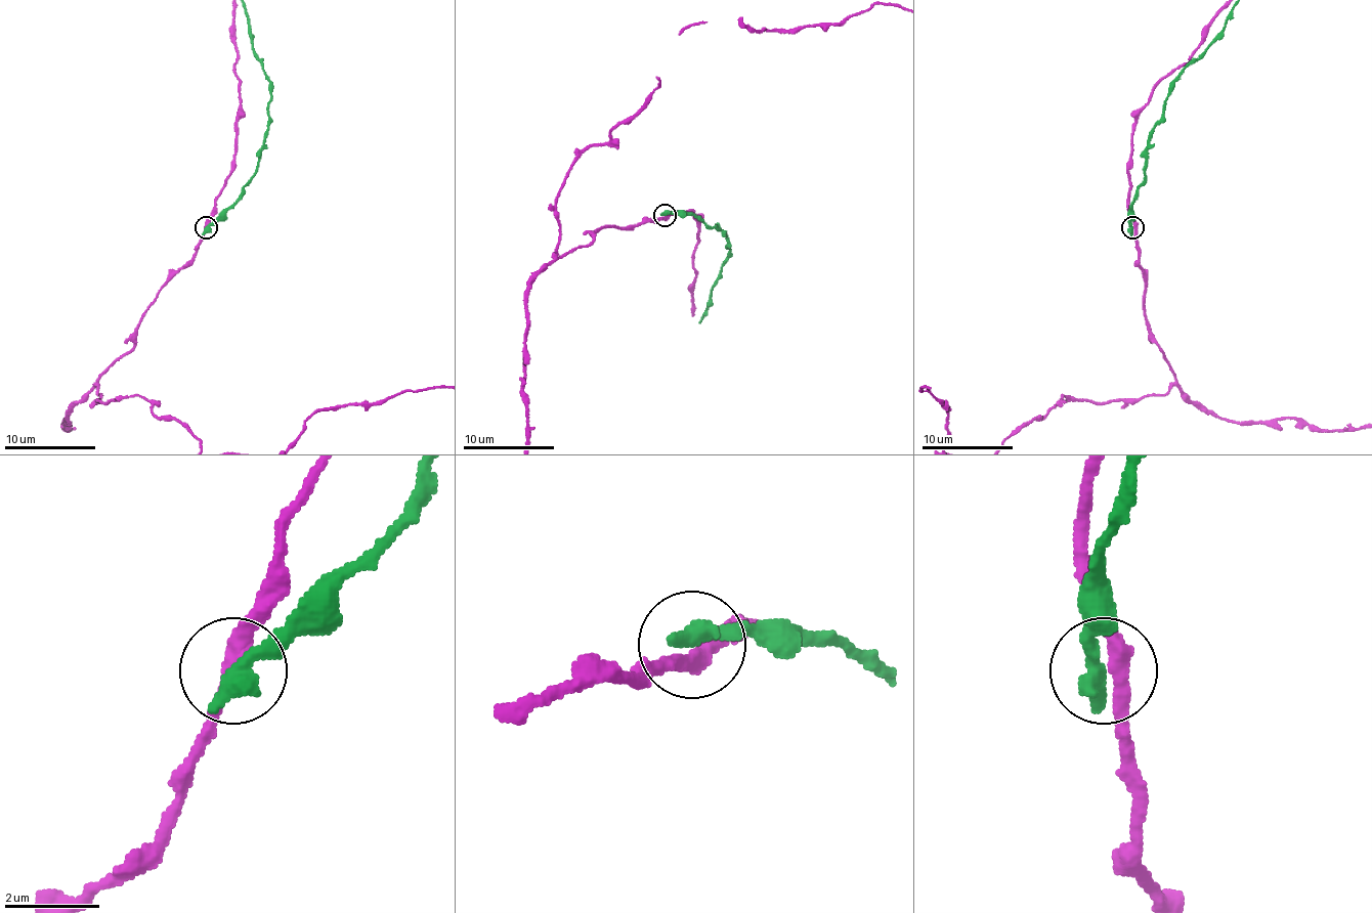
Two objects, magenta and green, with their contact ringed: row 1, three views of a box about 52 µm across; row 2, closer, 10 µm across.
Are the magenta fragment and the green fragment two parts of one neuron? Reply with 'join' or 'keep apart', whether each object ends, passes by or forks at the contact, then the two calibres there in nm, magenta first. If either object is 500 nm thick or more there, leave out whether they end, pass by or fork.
keep apart; magenta passes by; green ends; calibres 320 and 480 nm

